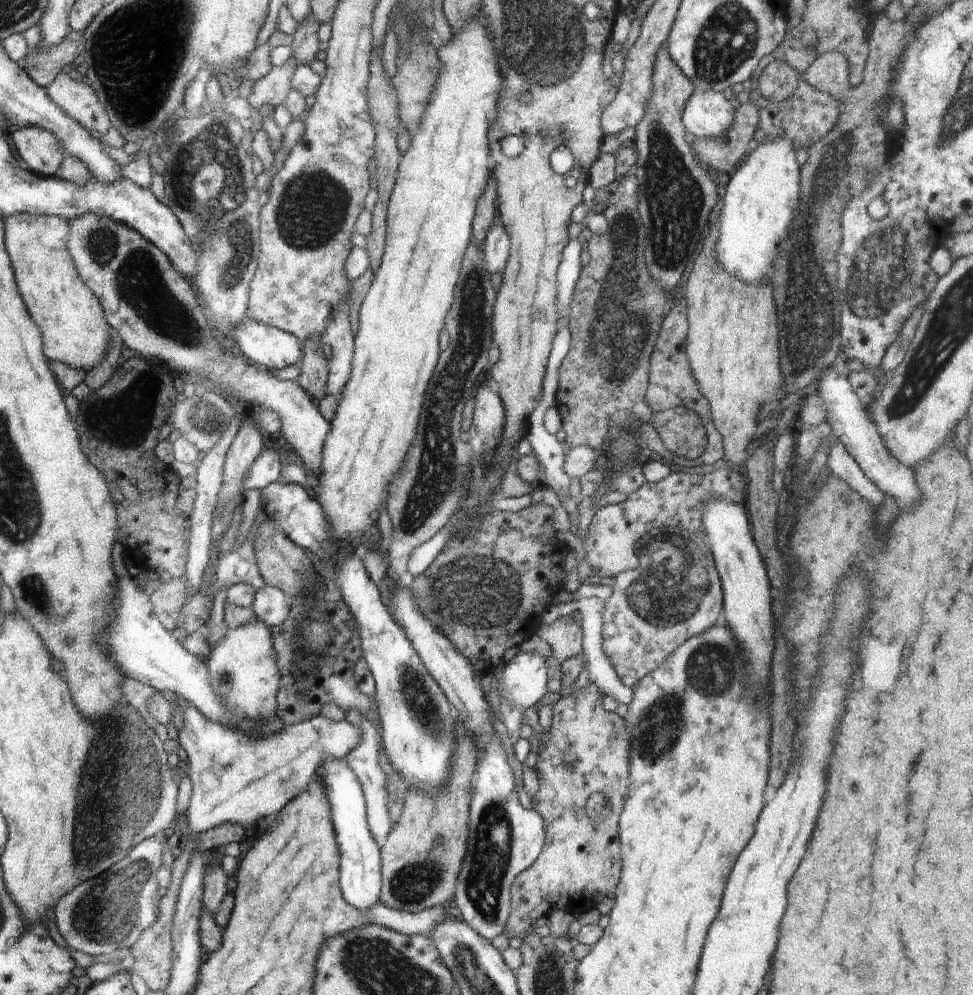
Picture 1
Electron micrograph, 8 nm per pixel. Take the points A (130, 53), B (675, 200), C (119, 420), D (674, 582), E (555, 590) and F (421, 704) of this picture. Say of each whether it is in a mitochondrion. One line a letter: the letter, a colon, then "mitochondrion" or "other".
A: mitochondrion
B: mitochondrion
C: mitochondrion
D: mitochondrion
E: other
F: mitochondrion

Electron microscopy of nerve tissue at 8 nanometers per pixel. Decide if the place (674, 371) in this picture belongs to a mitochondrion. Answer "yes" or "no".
no

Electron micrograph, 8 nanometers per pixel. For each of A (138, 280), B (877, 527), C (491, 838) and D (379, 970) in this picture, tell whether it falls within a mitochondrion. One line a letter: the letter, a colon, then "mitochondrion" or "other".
A: mitochondrion
B: other
C: mitochondrion
D: mitochondrion

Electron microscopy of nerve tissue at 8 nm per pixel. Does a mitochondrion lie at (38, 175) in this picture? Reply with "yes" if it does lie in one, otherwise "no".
no

